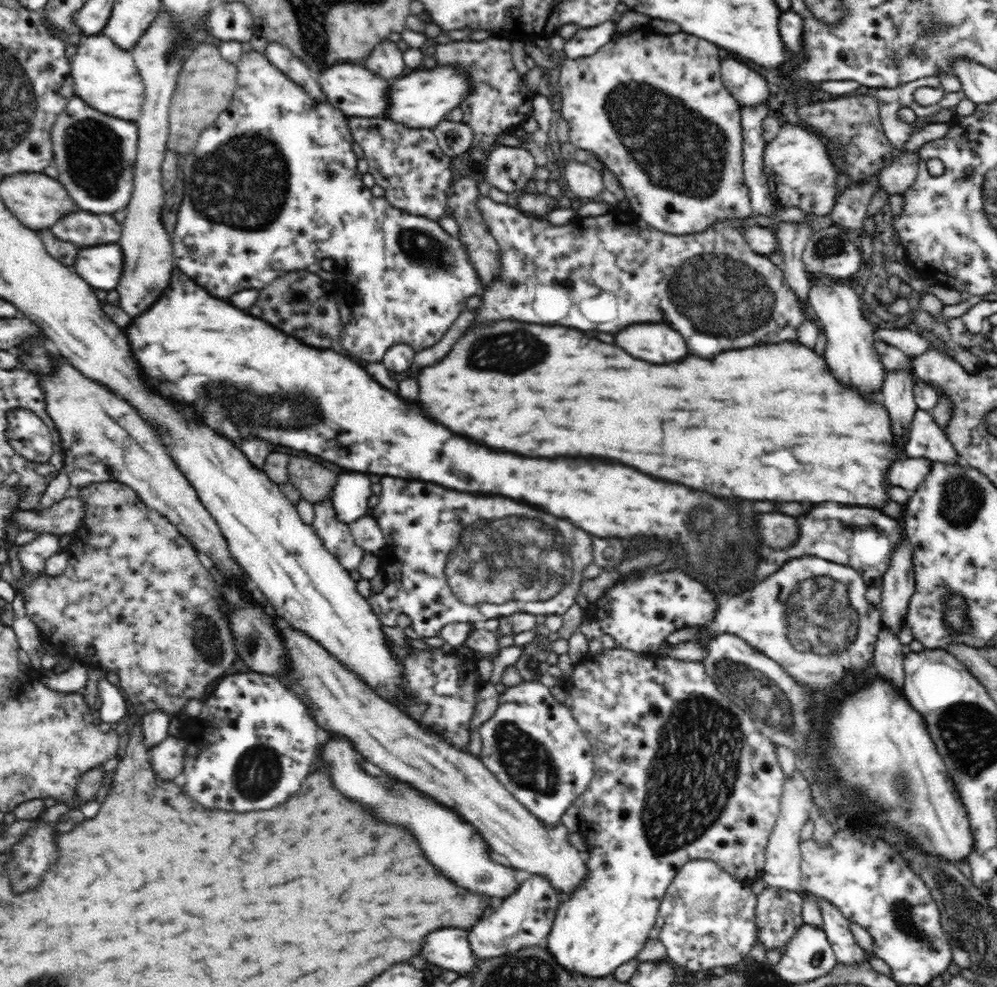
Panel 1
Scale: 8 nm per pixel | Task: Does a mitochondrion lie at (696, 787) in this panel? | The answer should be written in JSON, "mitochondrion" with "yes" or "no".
{"mitochondrion":"yes"}

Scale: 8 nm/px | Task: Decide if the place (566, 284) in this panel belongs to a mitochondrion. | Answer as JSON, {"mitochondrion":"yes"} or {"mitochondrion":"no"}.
{"mitochondrion":"no"}

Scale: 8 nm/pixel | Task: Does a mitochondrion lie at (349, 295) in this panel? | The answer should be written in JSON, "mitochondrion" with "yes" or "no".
{"mitochondrion":"no"}

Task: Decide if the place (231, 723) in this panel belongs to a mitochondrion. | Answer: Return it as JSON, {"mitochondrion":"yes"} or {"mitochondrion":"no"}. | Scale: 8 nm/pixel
{"mitochondrion":"no"}

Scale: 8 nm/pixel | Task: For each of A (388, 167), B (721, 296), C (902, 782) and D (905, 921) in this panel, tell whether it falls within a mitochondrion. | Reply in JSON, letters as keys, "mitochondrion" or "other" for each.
{"A":"other","B":"mitochondrion","C":"mitochondrion","D":"mitochondrion"}

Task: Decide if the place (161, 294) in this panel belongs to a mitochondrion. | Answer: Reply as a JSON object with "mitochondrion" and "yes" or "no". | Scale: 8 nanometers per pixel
{"mitochondrion":"no"}

